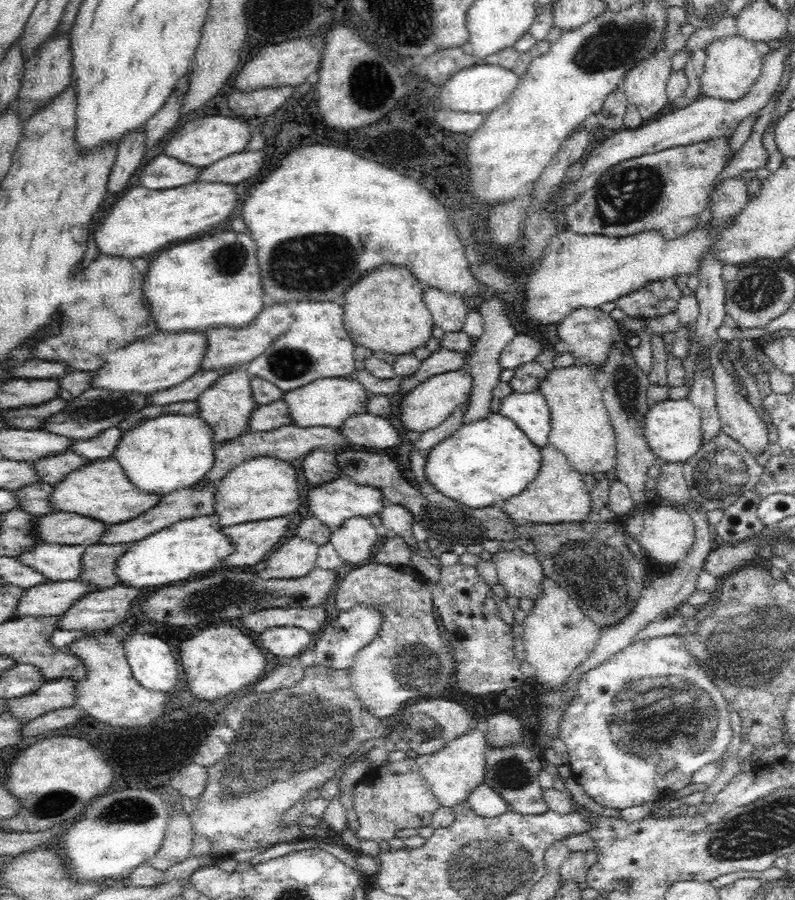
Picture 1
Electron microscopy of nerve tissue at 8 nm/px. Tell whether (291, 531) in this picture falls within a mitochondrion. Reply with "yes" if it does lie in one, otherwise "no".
no

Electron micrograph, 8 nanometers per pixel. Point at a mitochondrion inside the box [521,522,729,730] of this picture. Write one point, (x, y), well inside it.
(589, 566)

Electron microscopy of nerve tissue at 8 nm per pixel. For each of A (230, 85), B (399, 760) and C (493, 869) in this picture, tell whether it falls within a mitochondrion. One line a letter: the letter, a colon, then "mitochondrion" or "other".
A: other
B: other
C: mitochondrion

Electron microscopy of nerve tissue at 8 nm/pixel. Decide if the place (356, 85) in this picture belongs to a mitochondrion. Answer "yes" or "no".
yes

